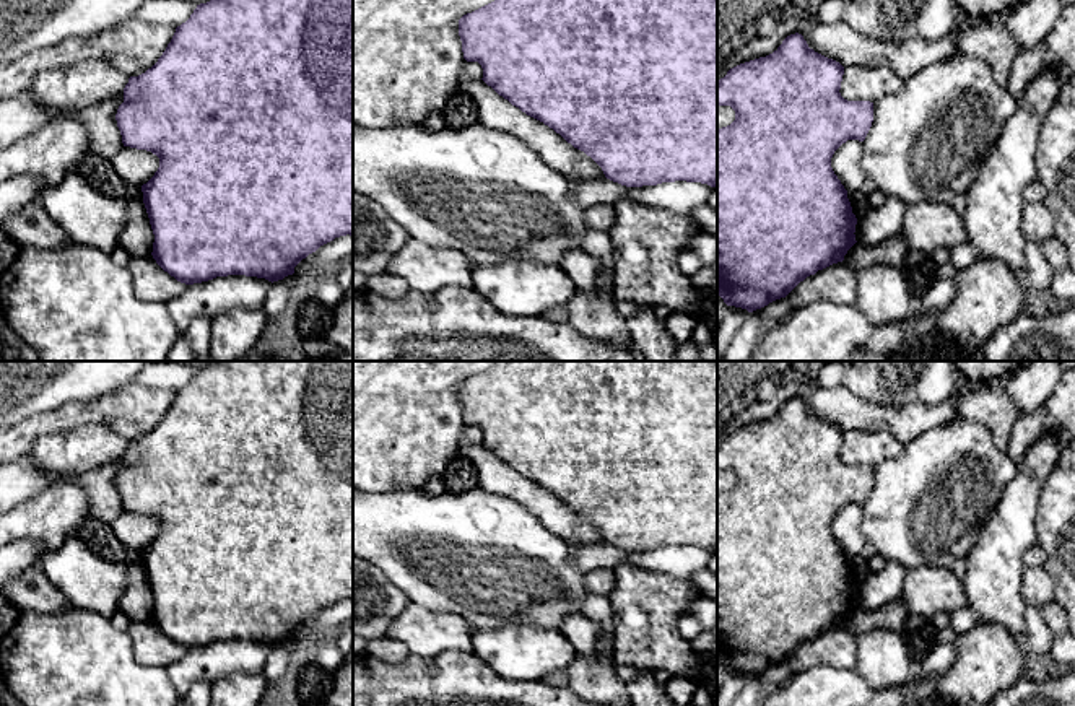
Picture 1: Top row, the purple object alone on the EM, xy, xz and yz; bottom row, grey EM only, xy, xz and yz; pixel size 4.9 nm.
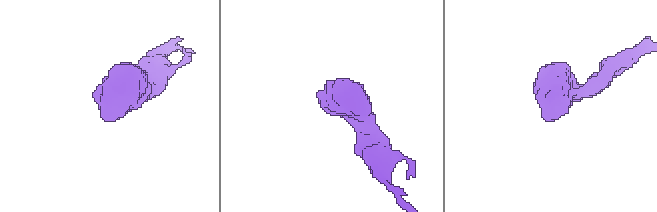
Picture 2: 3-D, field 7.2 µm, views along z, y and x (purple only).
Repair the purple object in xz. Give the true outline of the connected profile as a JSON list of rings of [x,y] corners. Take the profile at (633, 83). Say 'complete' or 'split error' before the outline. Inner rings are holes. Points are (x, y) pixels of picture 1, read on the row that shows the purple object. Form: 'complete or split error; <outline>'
complete; [[[494,0],[462,16],[459,36],[464,59],[481,65],[488,86],[590,156],[607,179],[626,187],[675,181],[717,187],[717,0]]]

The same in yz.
complete; [[[795,33],[773,54],[740,63],[717,81],[717,106],[735,111],[735,120],[717,129],[717,294],[727,306],[753,312],[786,298],[807,277],[842,262],[857,242],[857,218],[831,158],[847,140],[865,140],[873,102],[844,99],[839,93],[842,75],[839,62],[810,49]]]

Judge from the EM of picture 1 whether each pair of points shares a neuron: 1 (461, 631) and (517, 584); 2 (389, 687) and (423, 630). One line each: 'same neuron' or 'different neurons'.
1: different neurons
2: different neurons

